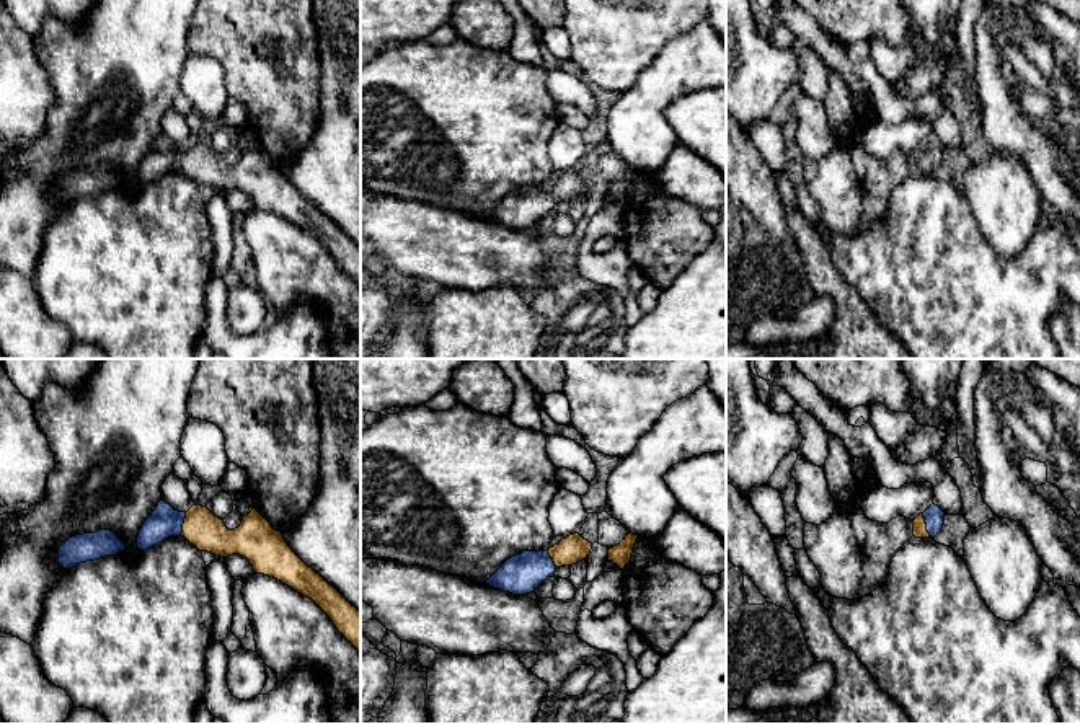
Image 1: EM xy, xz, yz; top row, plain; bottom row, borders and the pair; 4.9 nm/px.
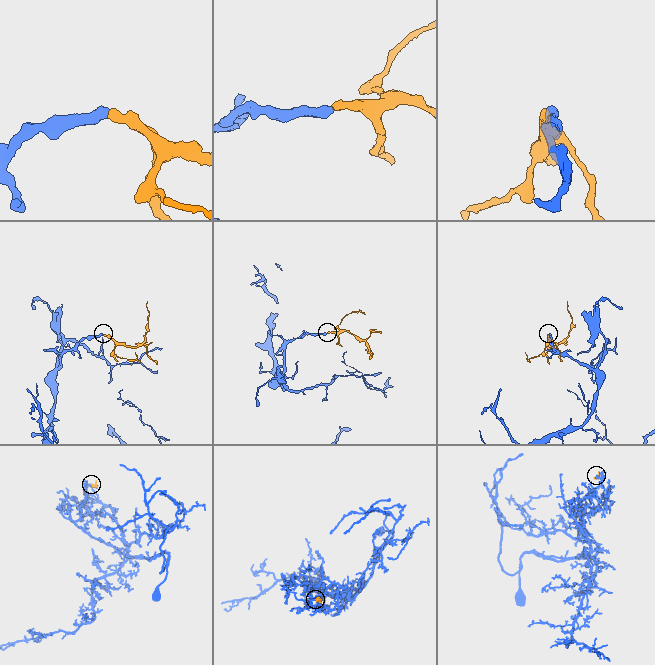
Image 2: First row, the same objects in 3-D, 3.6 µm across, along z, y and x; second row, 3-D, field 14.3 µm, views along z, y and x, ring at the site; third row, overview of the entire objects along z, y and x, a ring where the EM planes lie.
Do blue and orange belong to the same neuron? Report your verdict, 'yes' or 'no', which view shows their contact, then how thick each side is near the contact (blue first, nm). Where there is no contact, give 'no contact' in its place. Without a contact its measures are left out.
yes; meets blue in xy; 150 nm thick on the blue side, 180 nm on the other

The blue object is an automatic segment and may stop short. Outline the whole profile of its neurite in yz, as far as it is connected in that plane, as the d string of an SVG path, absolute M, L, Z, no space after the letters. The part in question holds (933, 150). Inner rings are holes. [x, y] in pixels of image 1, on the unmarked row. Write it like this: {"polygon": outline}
{"polygon": "M932 139L923 148L914 155L915 173L935 173L945 158L945 147Z"}

